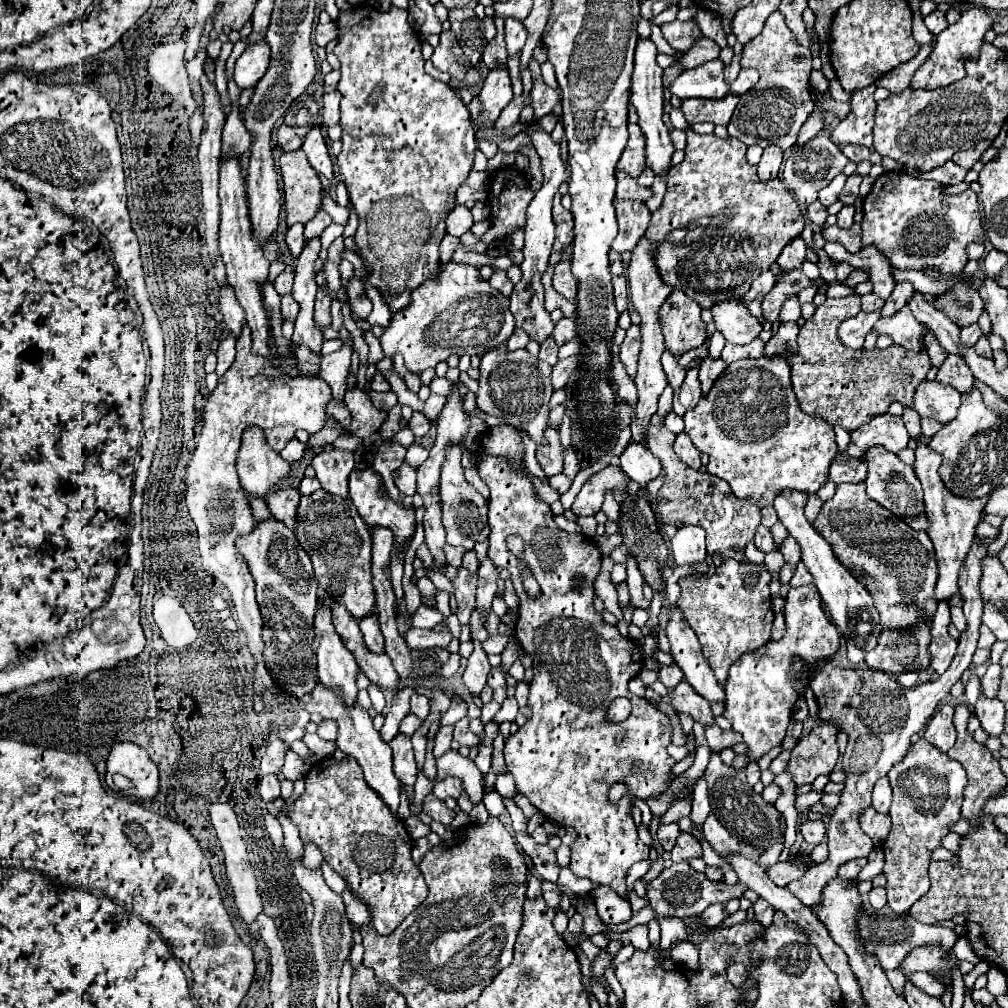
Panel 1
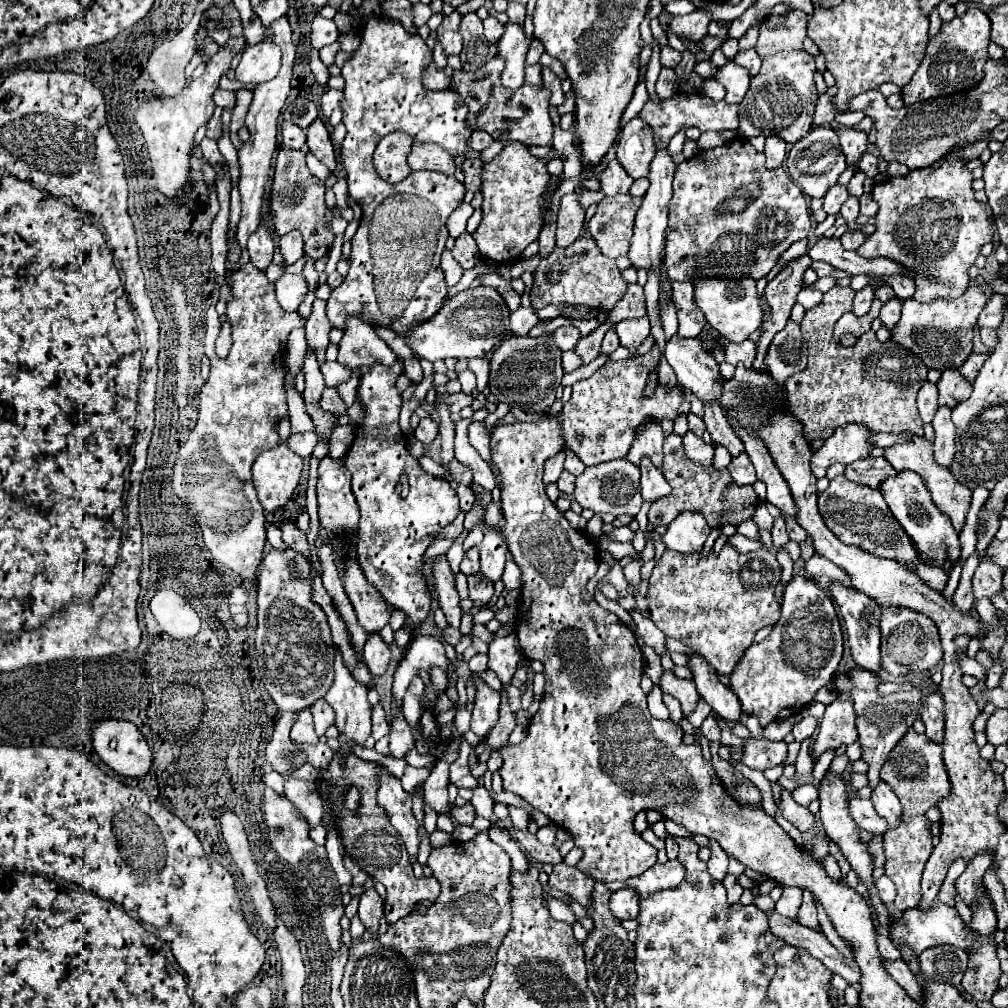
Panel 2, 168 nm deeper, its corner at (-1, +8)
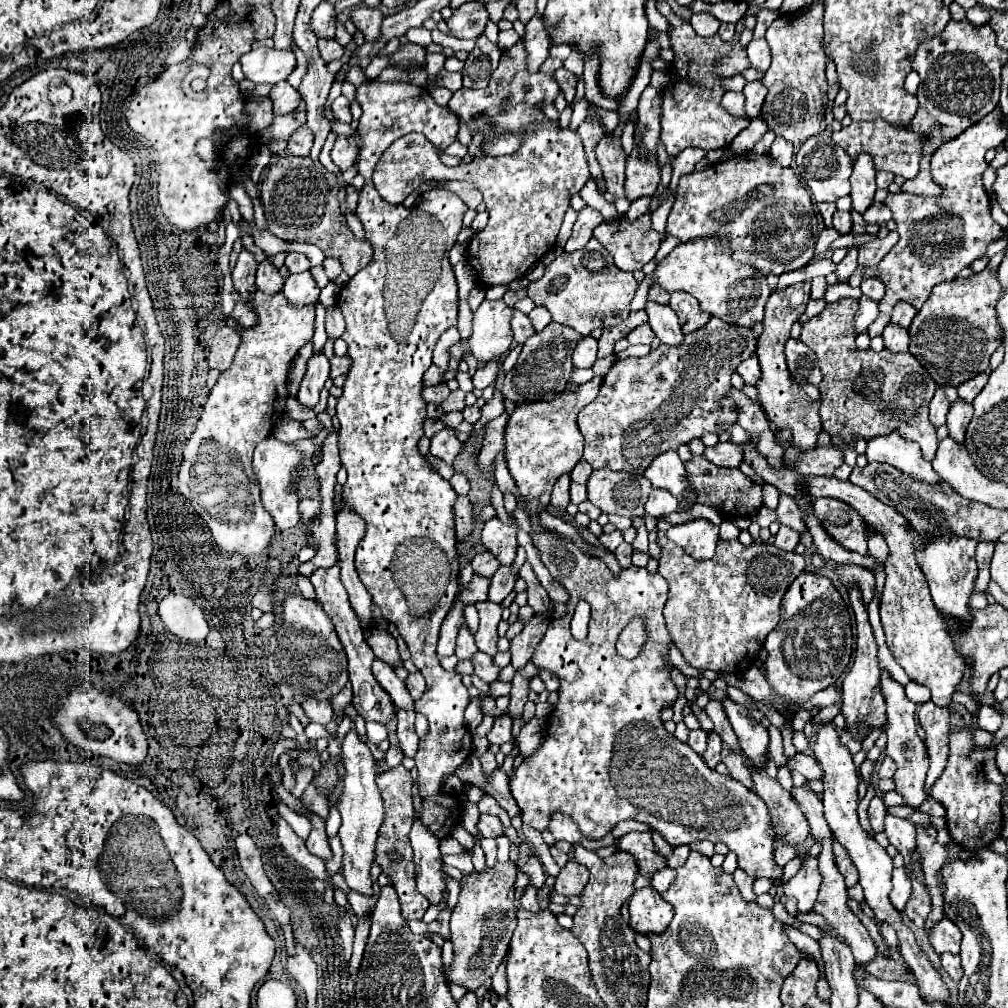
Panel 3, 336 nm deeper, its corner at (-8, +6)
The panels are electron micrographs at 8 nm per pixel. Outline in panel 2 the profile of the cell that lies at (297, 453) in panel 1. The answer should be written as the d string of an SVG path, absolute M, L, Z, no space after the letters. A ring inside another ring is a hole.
M308 432L308 434L292 434L292 436L286 440L288 448L296 450L302 458L306 458L306 456L310 456L310 454L312 454L312 450L314 450L314 446L316 446L316 442L318 442L316 432Z

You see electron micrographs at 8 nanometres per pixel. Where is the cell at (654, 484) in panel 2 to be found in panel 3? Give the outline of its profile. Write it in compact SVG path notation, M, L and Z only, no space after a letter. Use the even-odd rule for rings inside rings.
M651 490L649 500L645 504L645 514L653 516L653 518L665 518L667 514L677 510L677 498L673 498L669 492L665 490Z

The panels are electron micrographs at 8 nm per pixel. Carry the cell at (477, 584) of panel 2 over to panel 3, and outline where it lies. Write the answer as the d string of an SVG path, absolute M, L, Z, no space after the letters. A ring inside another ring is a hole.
M501 566L493 576L491 576L491 588L489 588L489 600L495 604L501 604L503 598L513 592L515 582L517 582L517 574L513 572L513 566Z

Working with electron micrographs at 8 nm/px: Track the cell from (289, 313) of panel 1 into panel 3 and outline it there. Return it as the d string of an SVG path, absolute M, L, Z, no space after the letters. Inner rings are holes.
M301 272L301 274L291 274L283 286L283 294L287 296L289 304L293 306L307 306L315 304L319 298L319 288L311 276L311 272Z

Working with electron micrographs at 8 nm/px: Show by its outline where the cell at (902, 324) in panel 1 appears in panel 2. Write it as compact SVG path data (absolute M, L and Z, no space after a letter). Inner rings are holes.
M970 284L964 296L956 300L938 298L928 304L922 304L918 300L908 298L902 304L902 318L892 330L892 340L918 354L928 368L936 368L940 372L946 368L958 368L972 352L972 328L976 326L976 318L984 306L986 294L976 284Z

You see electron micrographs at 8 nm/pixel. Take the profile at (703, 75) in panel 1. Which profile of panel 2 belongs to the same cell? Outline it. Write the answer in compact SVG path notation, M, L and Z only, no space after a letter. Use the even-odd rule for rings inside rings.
M728 60L724 66L716 68L716 74L712 76L712 80L720 82L726 88L726 102L730 104L732 102L738 104L750 86L748 70L736 66L734 60Z

